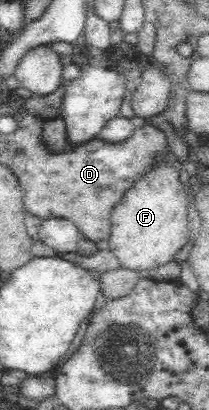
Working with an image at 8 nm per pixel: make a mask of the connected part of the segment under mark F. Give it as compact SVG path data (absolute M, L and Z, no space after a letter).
M162 162L149 173L145 173L135 189L129 189L122 198L123 205L116 205L110 215L109 251L125 269L149 271L173 260L188 241L189 223L187 209L190 200L184 180L178 177L177 169L171 162Z

